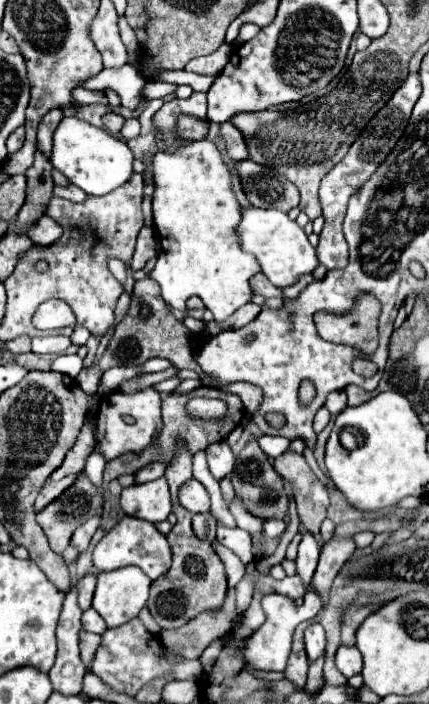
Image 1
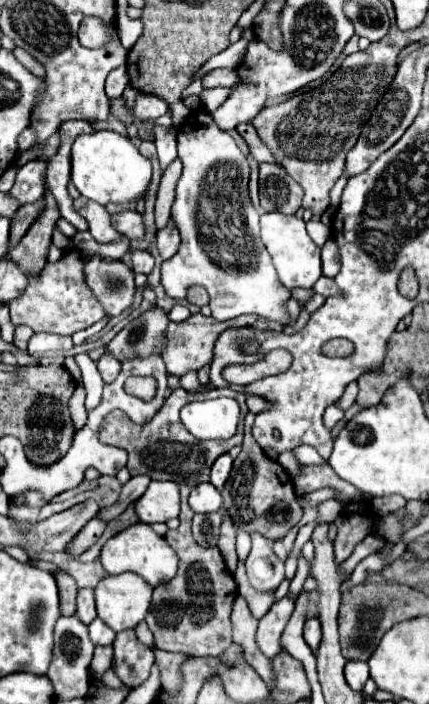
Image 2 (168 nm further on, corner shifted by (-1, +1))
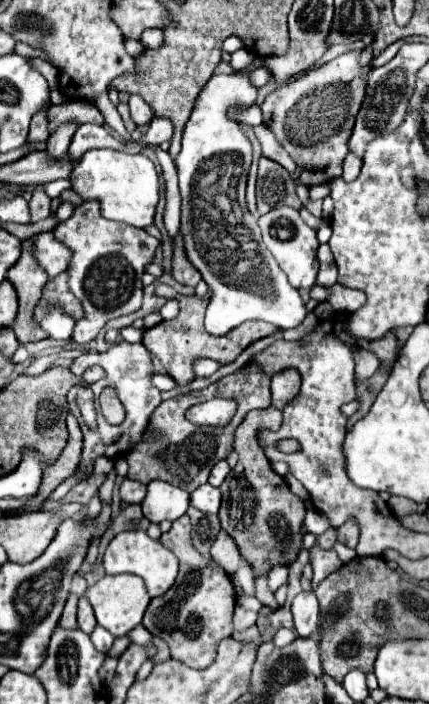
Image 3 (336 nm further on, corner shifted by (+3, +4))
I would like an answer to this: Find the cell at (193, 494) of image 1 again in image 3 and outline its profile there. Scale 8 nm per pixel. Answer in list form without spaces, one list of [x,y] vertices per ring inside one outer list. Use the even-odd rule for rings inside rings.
[[[202,484],[190,494],[190,504],[202,512],[216,514],[220,508],[220,490],[210,484]]]

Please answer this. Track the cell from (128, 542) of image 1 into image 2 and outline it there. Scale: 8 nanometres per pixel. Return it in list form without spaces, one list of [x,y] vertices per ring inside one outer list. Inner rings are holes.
[[[136,523],[134,527],[128,527],[126,531],[120,531],[112,539],[108,539],[106,545],[102,547],[100,561],[110,575],[120,575],[120,573],[132,571],[132,573],[138,573],[140,577],[144,577],[146,583],[150,583],[152,587],[158,587],[162,583],[168,583],[168,579],[174,579],[176,569],[178,569],[176,553],[168,547],[166,539],[156,535],[152,531],[152,527],[146,523]]]

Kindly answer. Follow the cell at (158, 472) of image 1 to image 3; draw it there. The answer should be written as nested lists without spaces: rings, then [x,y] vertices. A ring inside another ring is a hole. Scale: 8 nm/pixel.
[[[126,478],[120,486],[120,500],[124,504],[140,504],[146,496],[146,486],[142,482],[134,482],[130,478]]]

